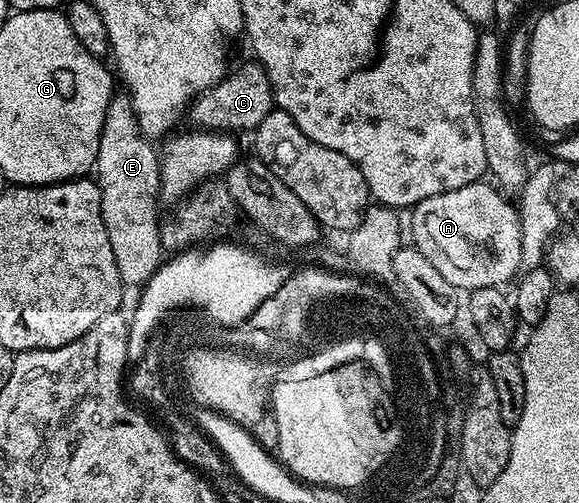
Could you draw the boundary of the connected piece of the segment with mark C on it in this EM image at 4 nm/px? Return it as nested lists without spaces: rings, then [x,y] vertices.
[[[249,59],[191,102],[190,114],[192,113],[193,121],[191,124],[196,127],[211,127],[216,131],[236,131],[232,129],[255,131],[273,108],[272,88],[264,66],[255,59]]]

